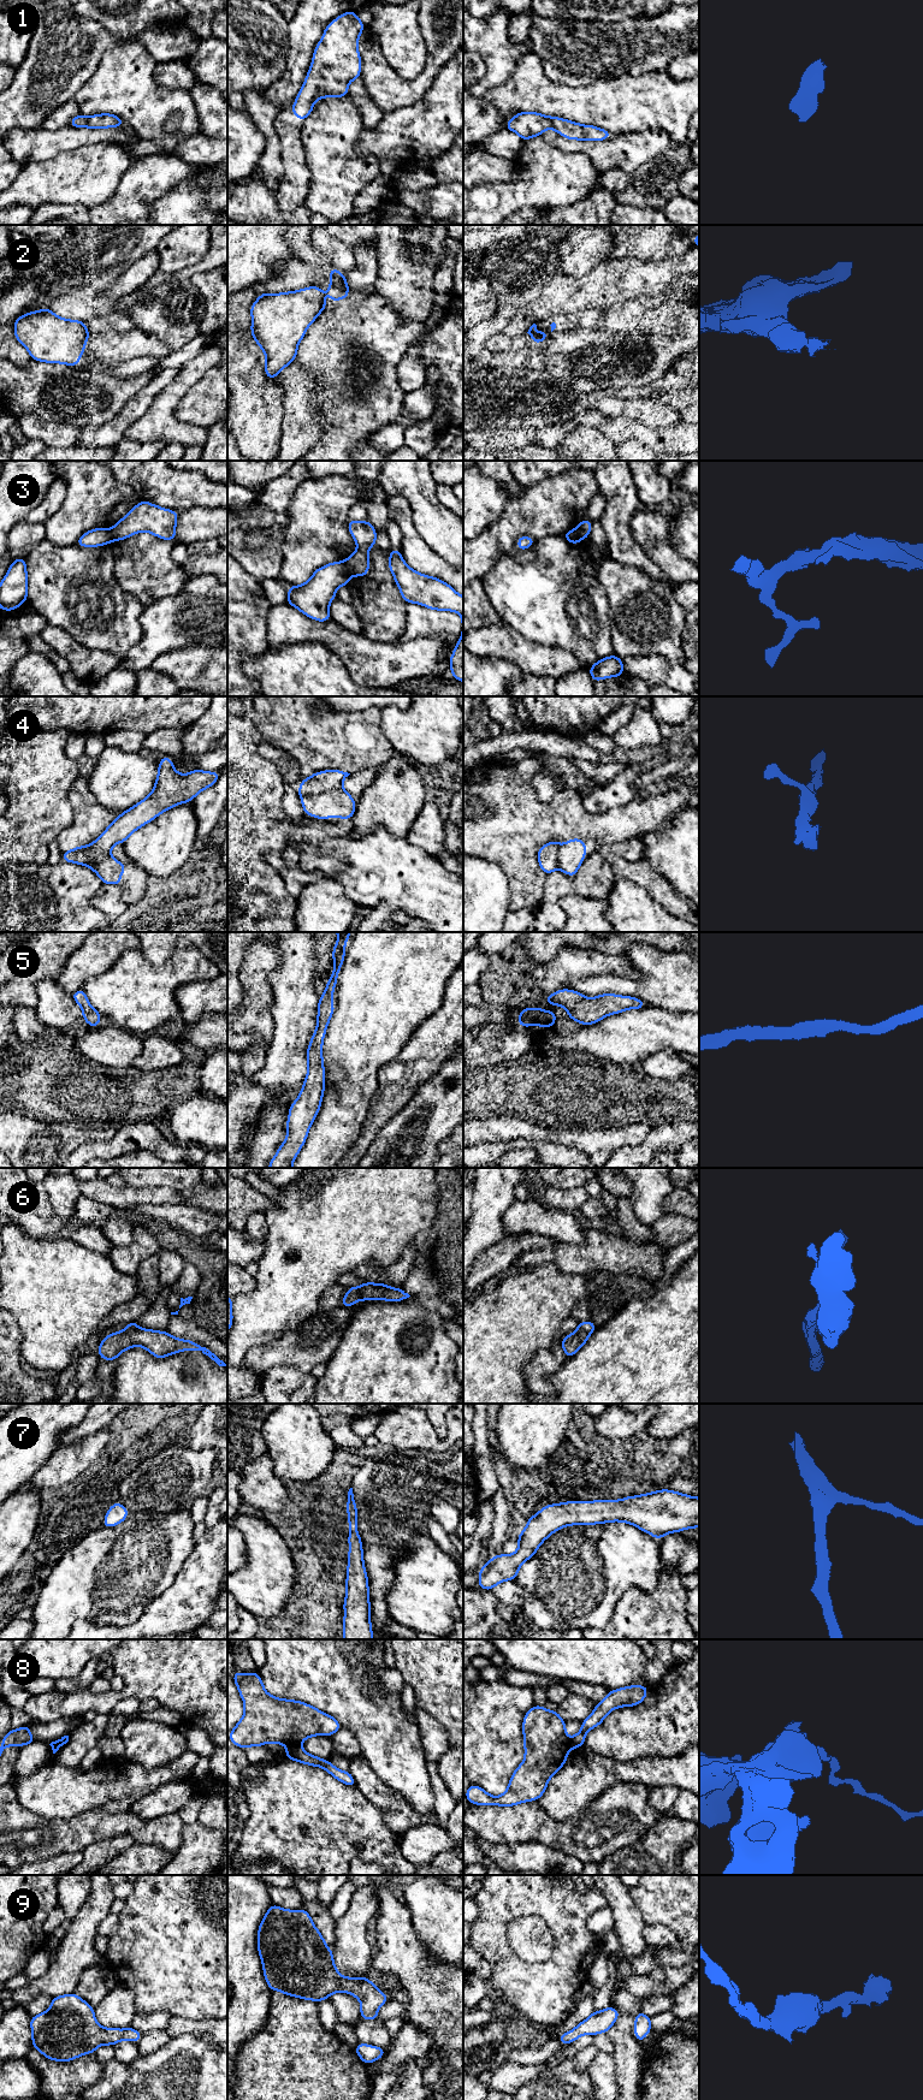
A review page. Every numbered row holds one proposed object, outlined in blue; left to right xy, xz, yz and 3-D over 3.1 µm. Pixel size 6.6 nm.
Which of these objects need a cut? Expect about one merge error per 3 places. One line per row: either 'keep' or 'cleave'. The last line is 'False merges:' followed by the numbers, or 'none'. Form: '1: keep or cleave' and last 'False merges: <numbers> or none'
1: keep
2: cleave
3: cleave
4: cleave
5: keep
6: cleave
7: keep
8: cleave
9: keep
False merges: 2, 3, 4, 6, 8

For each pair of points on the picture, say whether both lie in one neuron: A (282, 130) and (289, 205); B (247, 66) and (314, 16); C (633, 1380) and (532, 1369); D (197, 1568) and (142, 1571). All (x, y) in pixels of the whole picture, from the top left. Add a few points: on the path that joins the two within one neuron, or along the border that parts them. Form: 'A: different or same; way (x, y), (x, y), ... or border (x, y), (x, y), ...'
A: same; way (295, 147), (294, 185)
B: different; border (288, 22), (289, 52), (284, 63)
C: different; border (563, 1363), (550, 1377), (550, 1383), (555, 1390)
D: different; border (194, 1546), (176, 1578), (163, 1593)

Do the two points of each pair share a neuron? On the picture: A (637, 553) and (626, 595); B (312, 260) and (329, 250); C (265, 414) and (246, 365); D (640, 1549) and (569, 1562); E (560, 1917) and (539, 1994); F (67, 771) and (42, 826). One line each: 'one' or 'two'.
A: two
B: two
C: one
D: one
E: one
F: one

